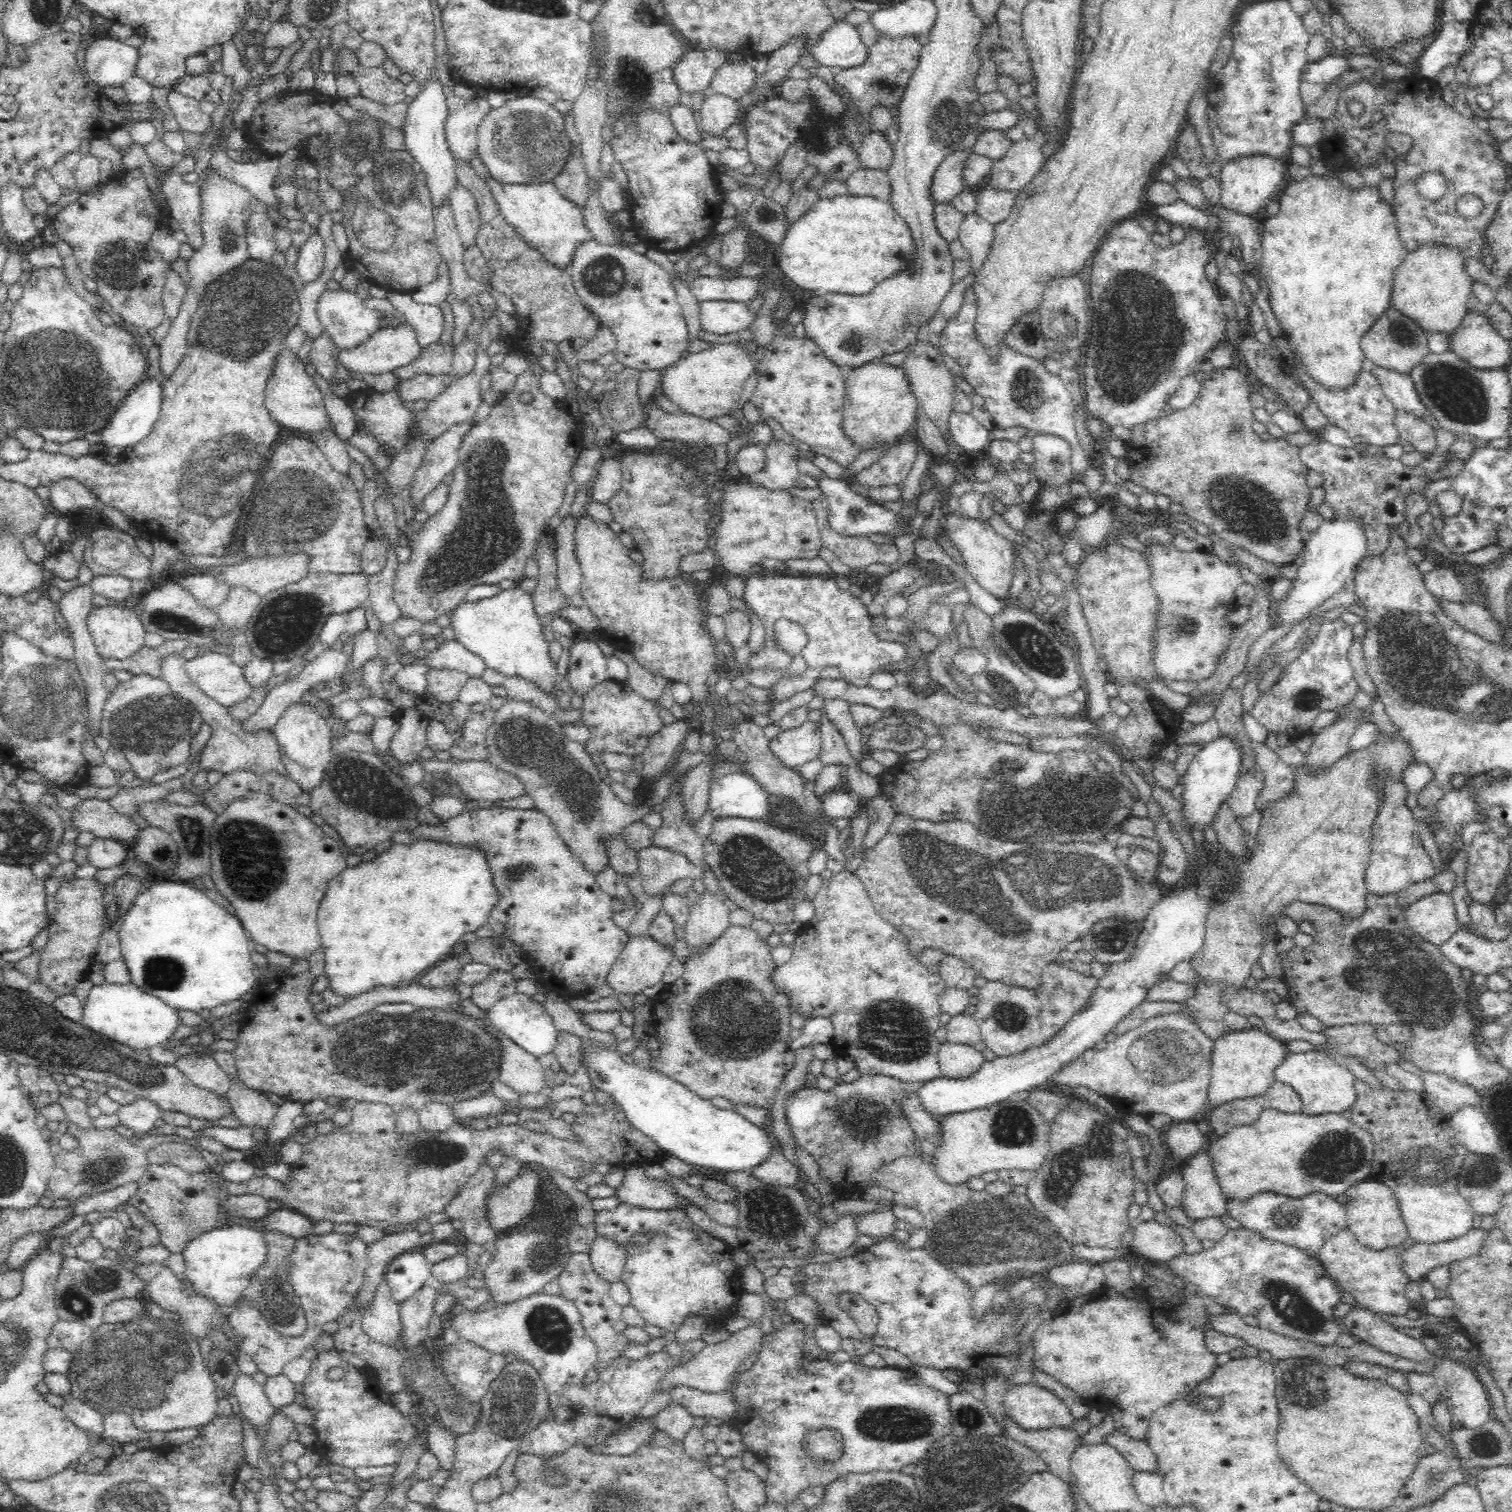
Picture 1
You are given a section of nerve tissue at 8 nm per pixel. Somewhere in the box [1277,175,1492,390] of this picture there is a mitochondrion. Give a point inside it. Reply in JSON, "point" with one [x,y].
{"point":[1403,334]}

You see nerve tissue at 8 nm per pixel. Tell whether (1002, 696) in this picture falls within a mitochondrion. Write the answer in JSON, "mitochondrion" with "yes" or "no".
{"mitochondrion":"no"}

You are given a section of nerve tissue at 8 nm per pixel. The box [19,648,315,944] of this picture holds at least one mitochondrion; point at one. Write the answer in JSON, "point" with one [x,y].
{"point":[156,726]}

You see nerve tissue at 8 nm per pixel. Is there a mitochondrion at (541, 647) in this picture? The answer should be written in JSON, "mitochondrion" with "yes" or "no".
{"mitochondrion":"no"}

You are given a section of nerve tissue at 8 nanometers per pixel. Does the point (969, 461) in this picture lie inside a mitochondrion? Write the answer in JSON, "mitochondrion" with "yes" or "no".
{"mitochondrion":"no"}

